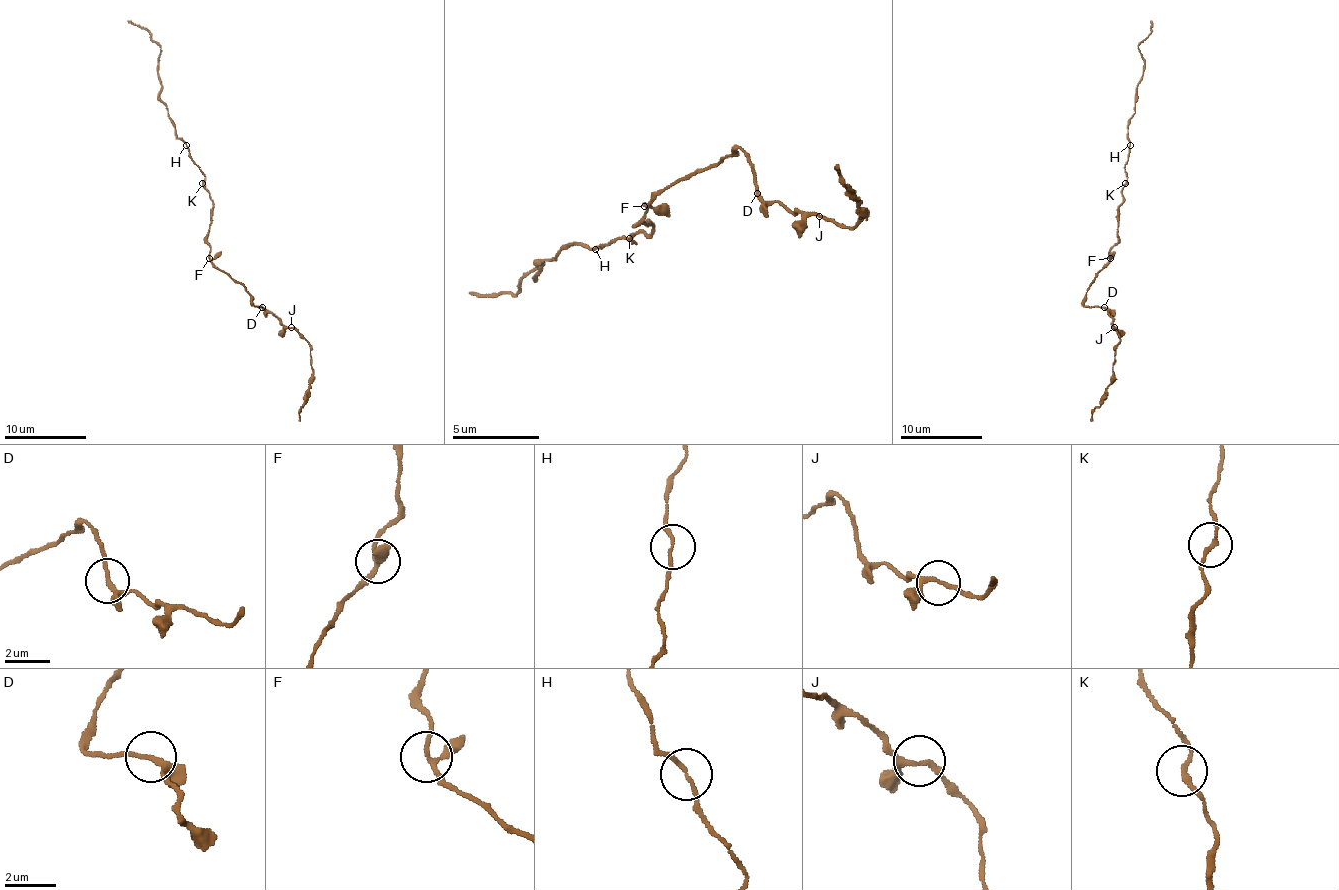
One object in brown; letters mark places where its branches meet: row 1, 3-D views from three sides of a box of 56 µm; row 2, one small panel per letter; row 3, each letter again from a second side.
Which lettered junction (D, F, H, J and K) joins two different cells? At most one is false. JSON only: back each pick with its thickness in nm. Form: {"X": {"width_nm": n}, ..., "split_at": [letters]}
{"split_at": []}

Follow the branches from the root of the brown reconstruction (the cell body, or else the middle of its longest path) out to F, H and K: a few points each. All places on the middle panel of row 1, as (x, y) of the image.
F: (639, 224), (648, 211), (644, 206)
H: (639, 224), (652, 224), (652, 232), (639, 232), (630, 241), (635, 241), (617, 237), (596, 250)
K: (639, 224), (652, 224), (652, 232), (635, 232), (630, 237)

